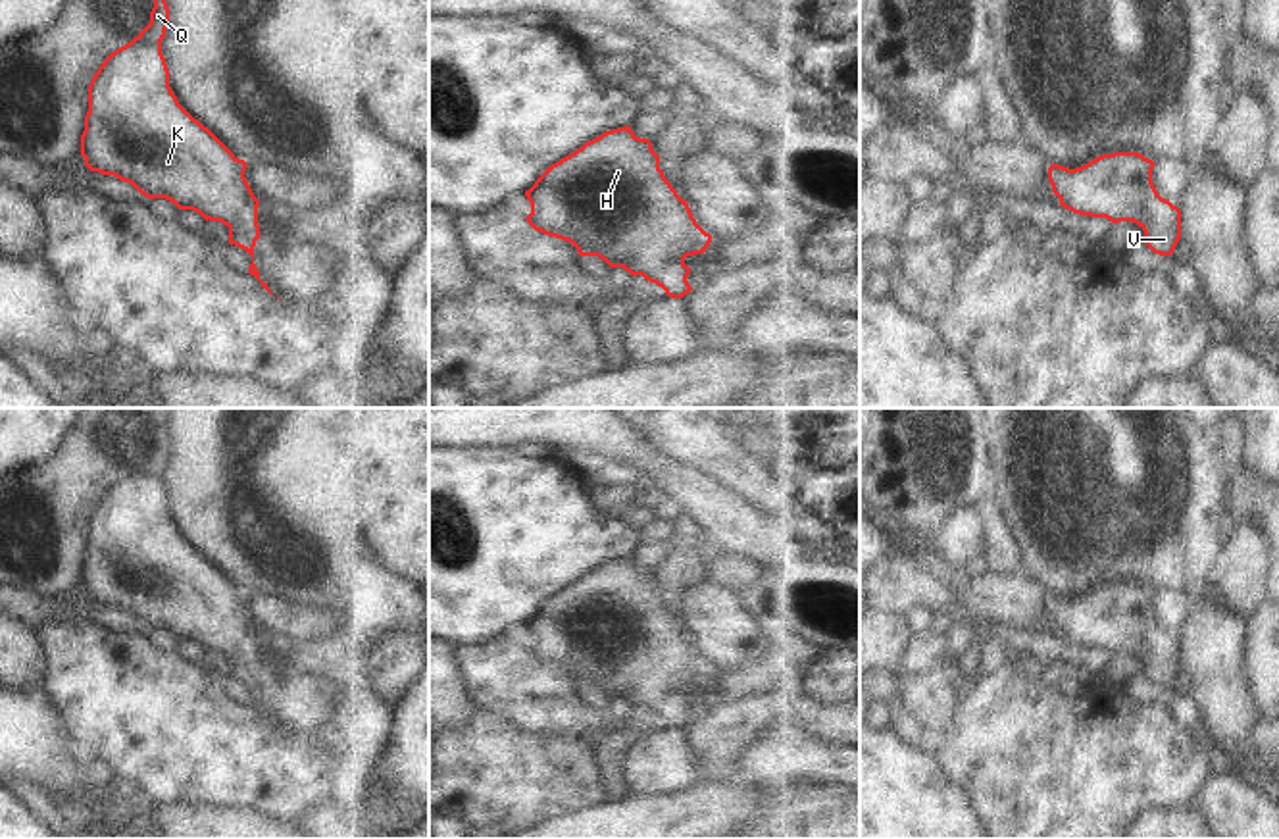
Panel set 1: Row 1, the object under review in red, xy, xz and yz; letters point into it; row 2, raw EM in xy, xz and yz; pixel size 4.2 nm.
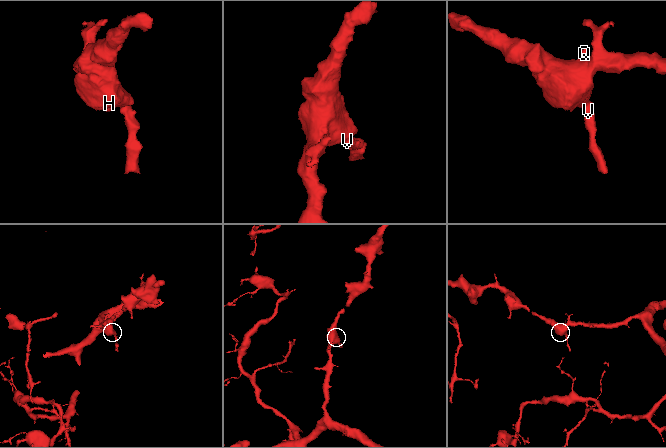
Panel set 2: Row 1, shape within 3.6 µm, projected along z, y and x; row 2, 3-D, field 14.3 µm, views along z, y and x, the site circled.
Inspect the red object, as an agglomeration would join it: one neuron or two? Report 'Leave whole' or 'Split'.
Leave whole

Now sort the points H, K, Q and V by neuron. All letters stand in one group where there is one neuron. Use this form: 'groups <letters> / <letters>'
groups H K Q V

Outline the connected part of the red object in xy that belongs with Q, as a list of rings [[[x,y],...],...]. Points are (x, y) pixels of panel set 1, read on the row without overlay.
[[[163,423],[154,429],[150,454],[125,477],[112,483],[94,504],[88,516],[88,543],[85,547],[85,562],[81,566],[81,587],[90,602],[113,606],[119,612],[131,614],[146,629],[165,629],[179,641],[192,641],[206,652],[221,652],[229,658],[229,675],[246,681],[252,687],[248,704],[254,706],[262,718],[273,725],[260,710],[254,695],[254,677],[260,666],[258,637],[244,602],[246,593],[238,591],[208,558],[194,550],[177,531],[169,518],[169,500],[162,485],[162,471],[169,456],[169,439]]]

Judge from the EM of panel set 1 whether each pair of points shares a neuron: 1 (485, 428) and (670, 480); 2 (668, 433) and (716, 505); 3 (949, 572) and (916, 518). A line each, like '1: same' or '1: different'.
1: same
2: different
3: different

